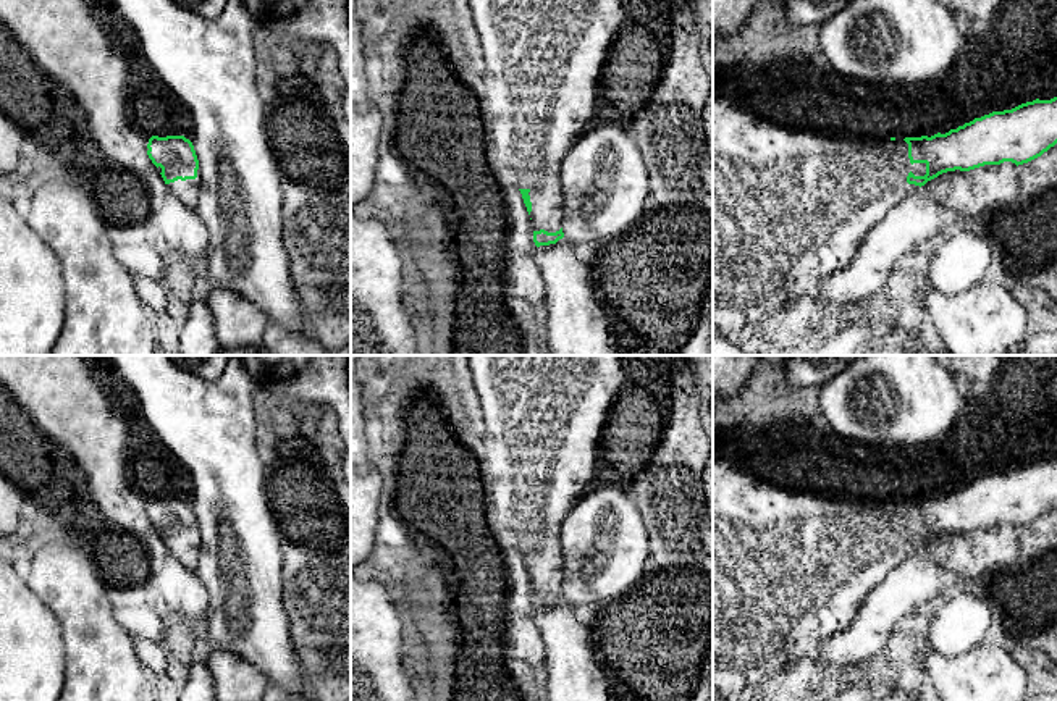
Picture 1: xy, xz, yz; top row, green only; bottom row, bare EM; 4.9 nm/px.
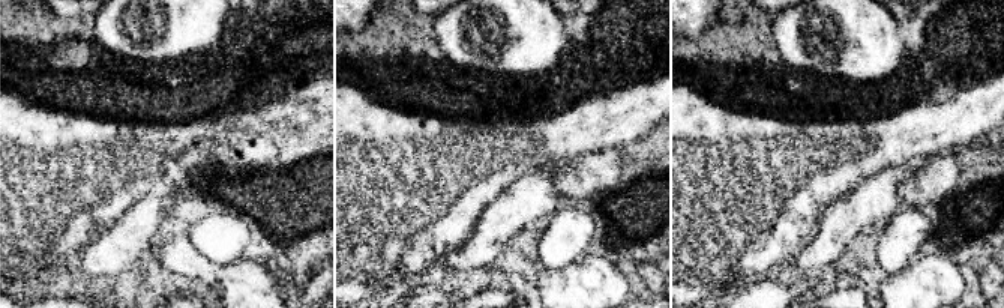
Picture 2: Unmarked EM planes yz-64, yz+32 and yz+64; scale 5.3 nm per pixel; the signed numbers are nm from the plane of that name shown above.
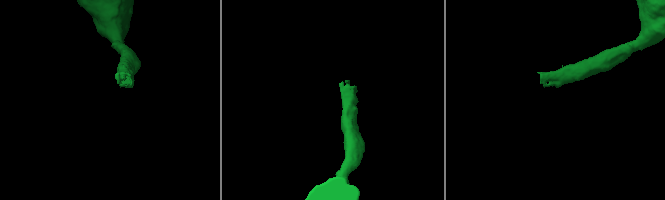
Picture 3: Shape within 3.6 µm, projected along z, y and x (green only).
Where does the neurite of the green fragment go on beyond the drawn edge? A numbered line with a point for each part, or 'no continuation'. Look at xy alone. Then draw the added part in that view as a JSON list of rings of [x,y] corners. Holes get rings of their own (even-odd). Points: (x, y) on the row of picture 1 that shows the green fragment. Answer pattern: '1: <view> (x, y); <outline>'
1: xy (186, 191); [[[197,170],[196,179],[186,179],[186,181],[175,181],[166,184],[168,191],[173,192],[176,199],[179,199],[187,207],[196,207],[199,200],[199,192],[202,186],[202,174],[200,170]]]

